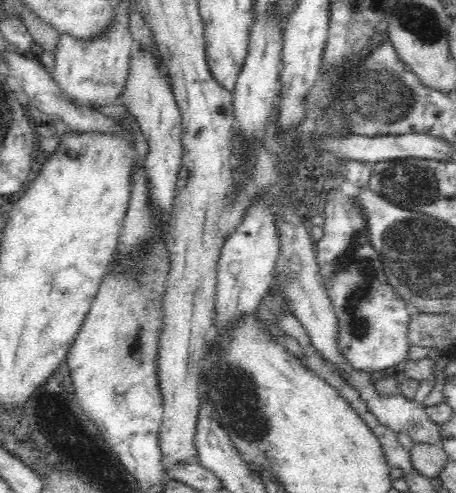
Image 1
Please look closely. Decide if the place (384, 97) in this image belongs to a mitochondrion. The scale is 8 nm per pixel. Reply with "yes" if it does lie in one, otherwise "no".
yes

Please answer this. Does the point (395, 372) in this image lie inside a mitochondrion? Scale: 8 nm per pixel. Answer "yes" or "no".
no

